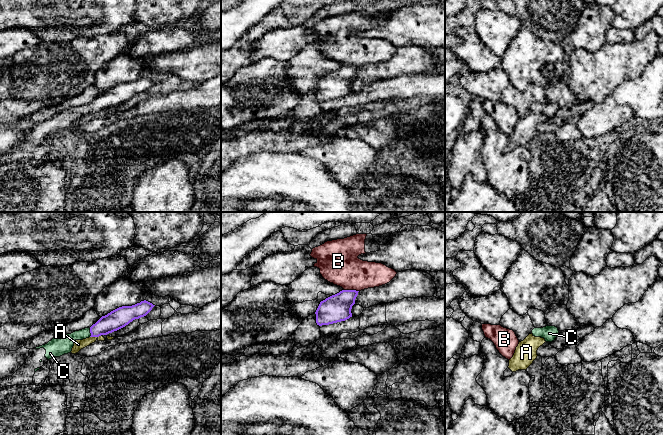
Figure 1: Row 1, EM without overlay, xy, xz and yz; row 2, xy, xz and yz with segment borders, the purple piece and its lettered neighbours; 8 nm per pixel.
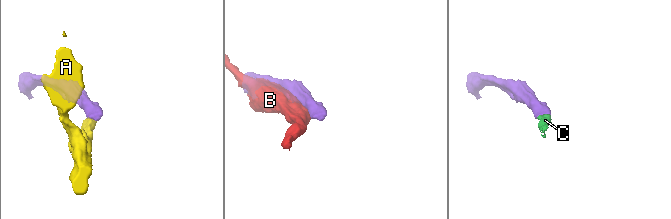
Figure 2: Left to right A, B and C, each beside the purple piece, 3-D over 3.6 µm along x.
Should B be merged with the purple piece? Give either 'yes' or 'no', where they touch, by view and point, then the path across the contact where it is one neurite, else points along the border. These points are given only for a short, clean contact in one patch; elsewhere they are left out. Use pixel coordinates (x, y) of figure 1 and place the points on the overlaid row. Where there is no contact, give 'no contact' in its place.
no; contact xz (351, 290)

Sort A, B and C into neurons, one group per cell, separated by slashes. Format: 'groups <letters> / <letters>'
groups A / B / C

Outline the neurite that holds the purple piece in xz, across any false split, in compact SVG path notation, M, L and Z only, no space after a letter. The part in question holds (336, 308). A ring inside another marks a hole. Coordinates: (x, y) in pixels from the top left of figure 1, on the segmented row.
M342 290L321 301L315 314L319 326L345 321L352 317L351 309L359 291Z

